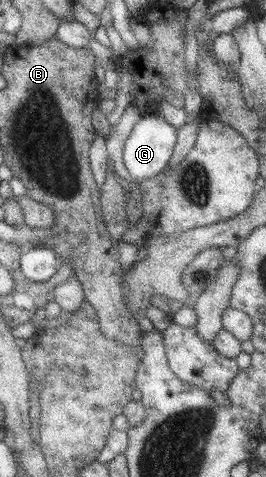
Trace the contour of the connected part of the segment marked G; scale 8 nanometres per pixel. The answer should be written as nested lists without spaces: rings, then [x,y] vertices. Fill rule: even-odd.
[[[150,111],[140,116],[135,127],[130,131],[123,146],[123,164],[131,176],[132,183],[148,180],[165,170],[176,144],[177,129],[164,121],[161,114]]]

